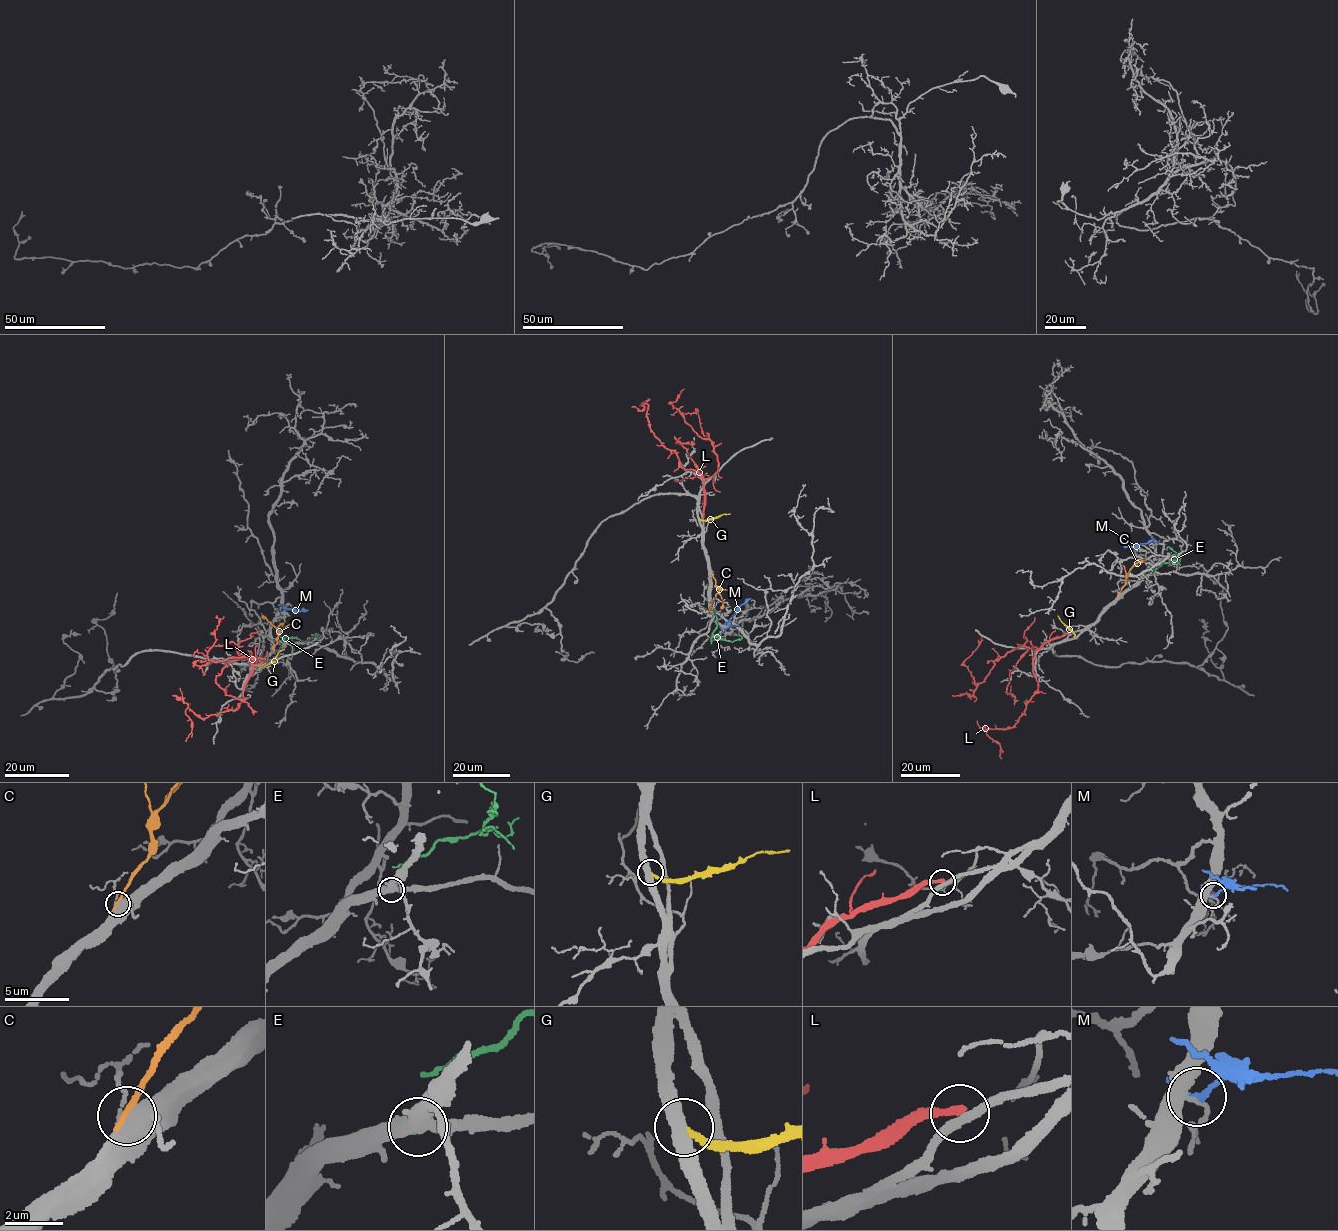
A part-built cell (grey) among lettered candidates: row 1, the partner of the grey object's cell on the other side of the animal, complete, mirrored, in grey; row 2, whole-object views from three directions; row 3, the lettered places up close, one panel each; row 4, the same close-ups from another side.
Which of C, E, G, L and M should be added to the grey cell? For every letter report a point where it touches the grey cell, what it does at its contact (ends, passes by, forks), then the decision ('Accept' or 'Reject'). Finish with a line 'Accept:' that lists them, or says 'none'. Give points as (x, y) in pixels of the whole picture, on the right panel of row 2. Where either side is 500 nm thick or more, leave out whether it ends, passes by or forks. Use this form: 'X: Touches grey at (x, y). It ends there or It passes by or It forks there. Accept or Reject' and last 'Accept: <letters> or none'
C: Touches grey at (1118, 595). It ends there. Reject
E: Touches grey at (1152, 574). It ends there. Reject
G: Touches grey at (1074, 637). It ends there. Reject
L: Touches grey at (1071, 633). It ends there. Reject
M: Touches grey at (1157, 542). It passes by. Reject
Accept: none

